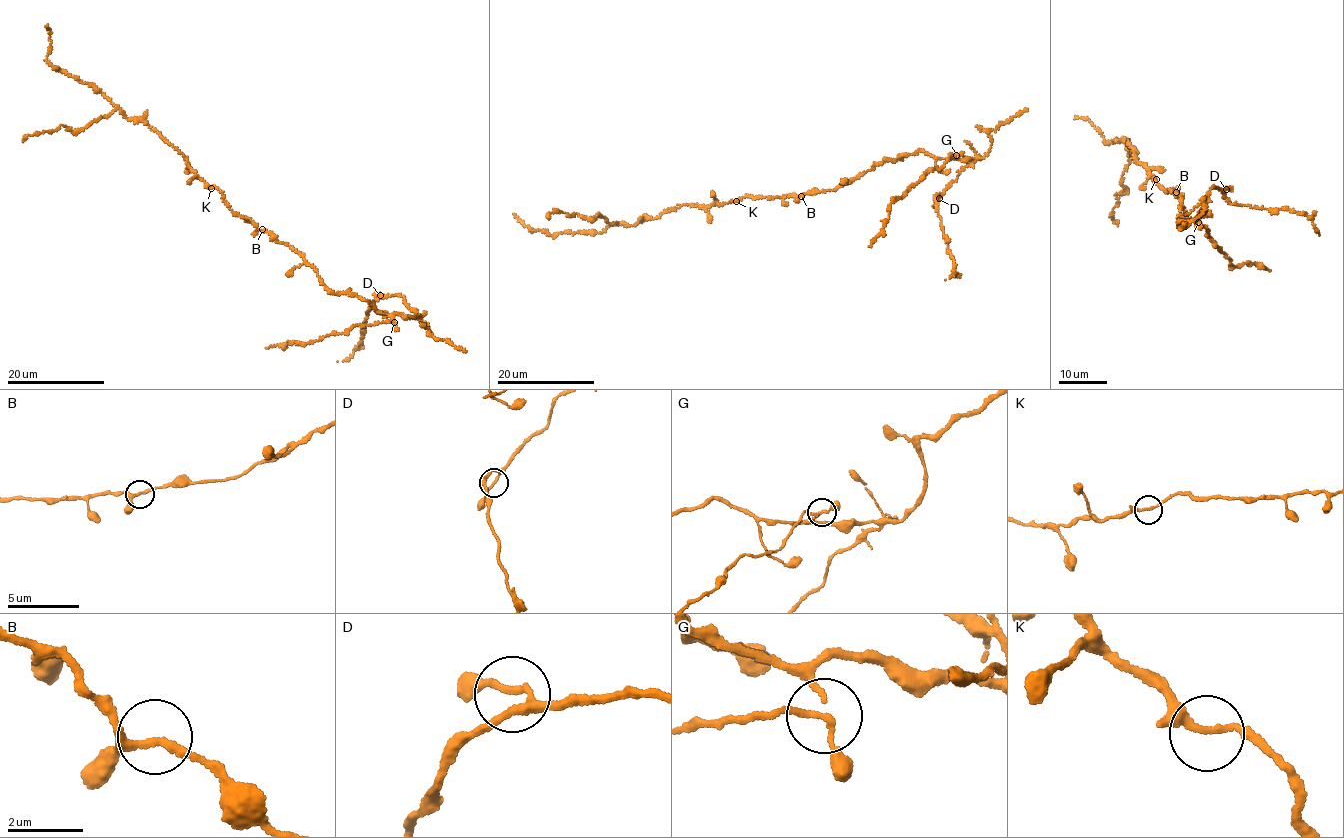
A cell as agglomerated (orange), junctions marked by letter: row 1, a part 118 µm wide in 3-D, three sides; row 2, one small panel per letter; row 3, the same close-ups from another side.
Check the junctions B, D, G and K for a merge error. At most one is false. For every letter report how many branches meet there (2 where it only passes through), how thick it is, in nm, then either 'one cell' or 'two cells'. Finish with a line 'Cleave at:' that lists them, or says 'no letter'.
B: 3 | 180 nm | one cell
D: 3 | 130 nm | one cell
G: 3 | 130 nm | two cells
K: 3 | 170 nm | one cell
Cleave at: G

